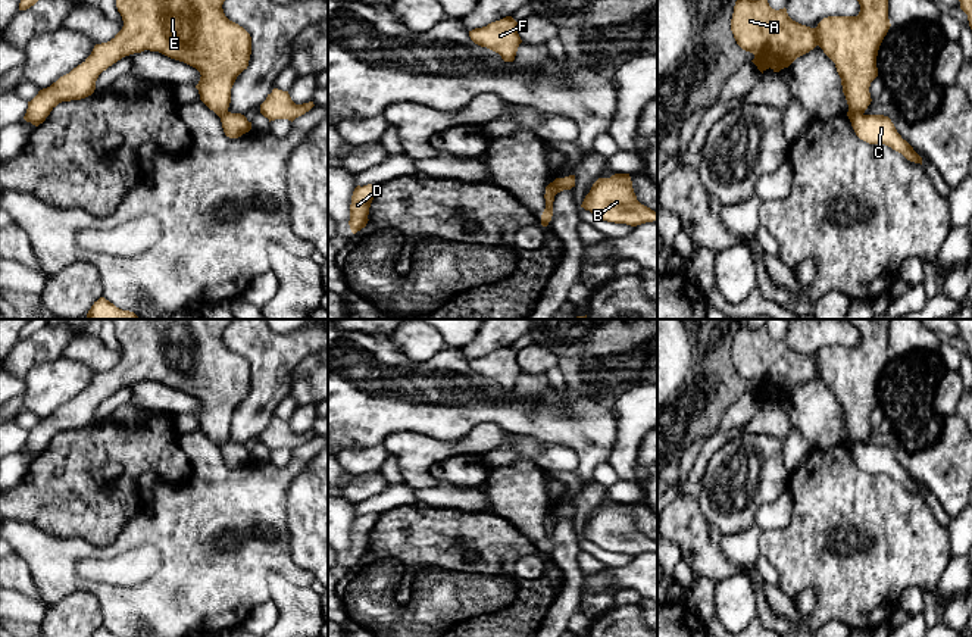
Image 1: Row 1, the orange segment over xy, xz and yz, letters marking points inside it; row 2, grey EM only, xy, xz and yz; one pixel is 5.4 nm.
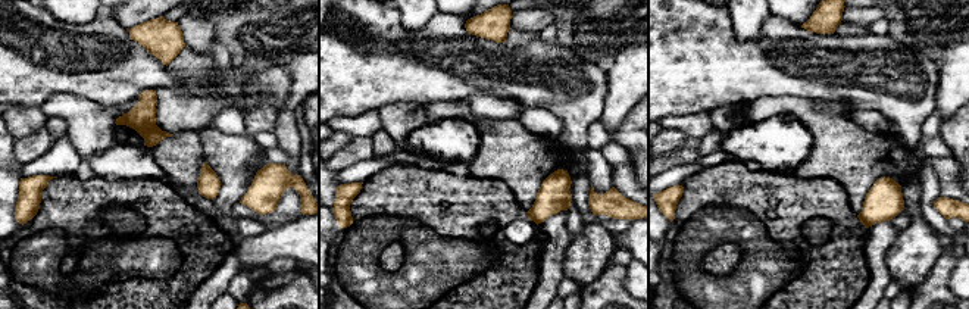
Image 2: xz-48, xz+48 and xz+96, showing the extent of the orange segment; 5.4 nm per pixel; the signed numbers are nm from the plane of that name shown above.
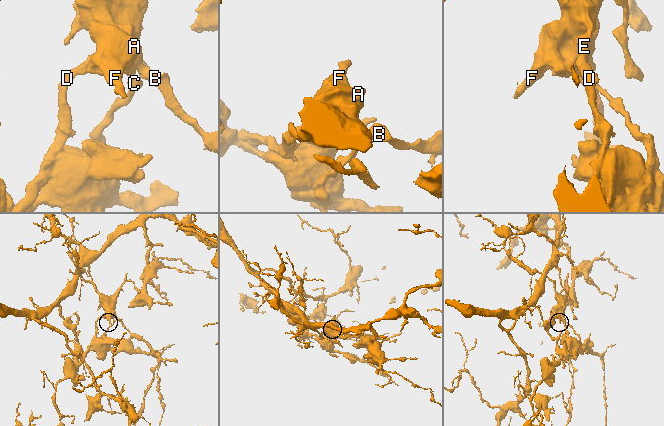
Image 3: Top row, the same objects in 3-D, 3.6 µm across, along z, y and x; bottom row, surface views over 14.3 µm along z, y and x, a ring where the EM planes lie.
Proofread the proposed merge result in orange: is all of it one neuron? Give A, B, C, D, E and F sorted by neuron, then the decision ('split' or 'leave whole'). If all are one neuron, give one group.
A B D E F / C; split

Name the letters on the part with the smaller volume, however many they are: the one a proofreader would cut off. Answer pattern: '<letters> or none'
A, B, D, E, F

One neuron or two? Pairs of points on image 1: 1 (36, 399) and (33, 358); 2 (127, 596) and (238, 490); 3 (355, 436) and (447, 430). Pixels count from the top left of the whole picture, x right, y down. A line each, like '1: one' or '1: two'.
1: two
2: one
3: one

